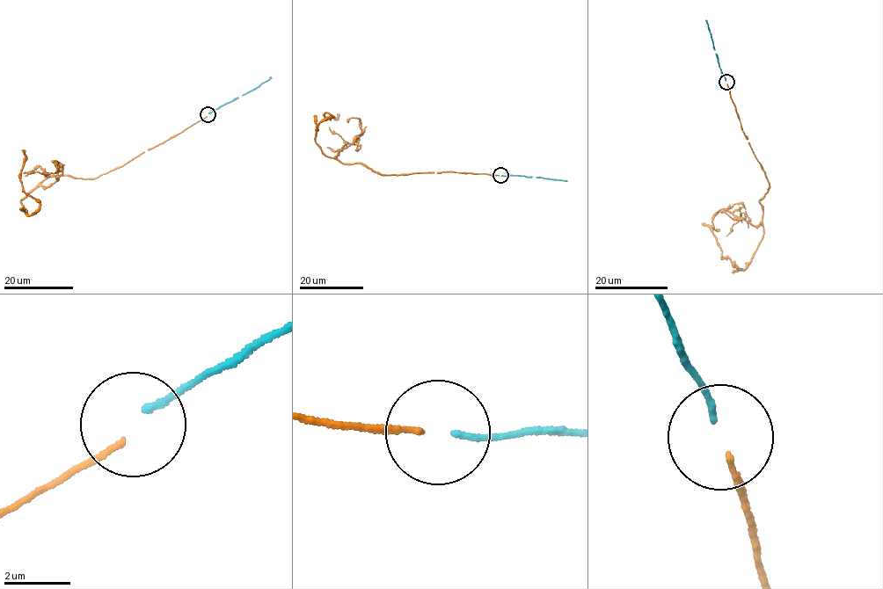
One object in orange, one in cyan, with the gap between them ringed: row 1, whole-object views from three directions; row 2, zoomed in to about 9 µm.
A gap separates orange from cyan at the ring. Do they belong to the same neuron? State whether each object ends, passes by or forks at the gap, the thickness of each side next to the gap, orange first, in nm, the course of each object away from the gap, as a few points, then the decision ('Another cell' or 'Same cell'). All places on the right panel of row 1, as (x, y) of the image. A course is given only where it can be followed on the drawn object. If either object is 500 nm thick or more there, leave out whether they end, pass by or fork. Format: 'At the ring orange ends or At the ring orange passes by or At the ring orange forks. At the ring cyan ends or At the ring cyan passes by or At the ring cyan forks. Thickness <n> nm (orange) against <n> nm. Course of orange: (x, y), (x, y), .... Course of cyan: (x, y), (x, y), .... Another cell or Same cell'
At the ring orange ends. At the ring cyan ends. Thickness 160 nm (orange) against 170 nm. Course of orange: (727, 83), (769, 183), (759, 202), (763, 232), (747, 267), (721, 258), (717, 238), (702, 224). Course of cyan: (726, 80), (705, 20). Another cell

